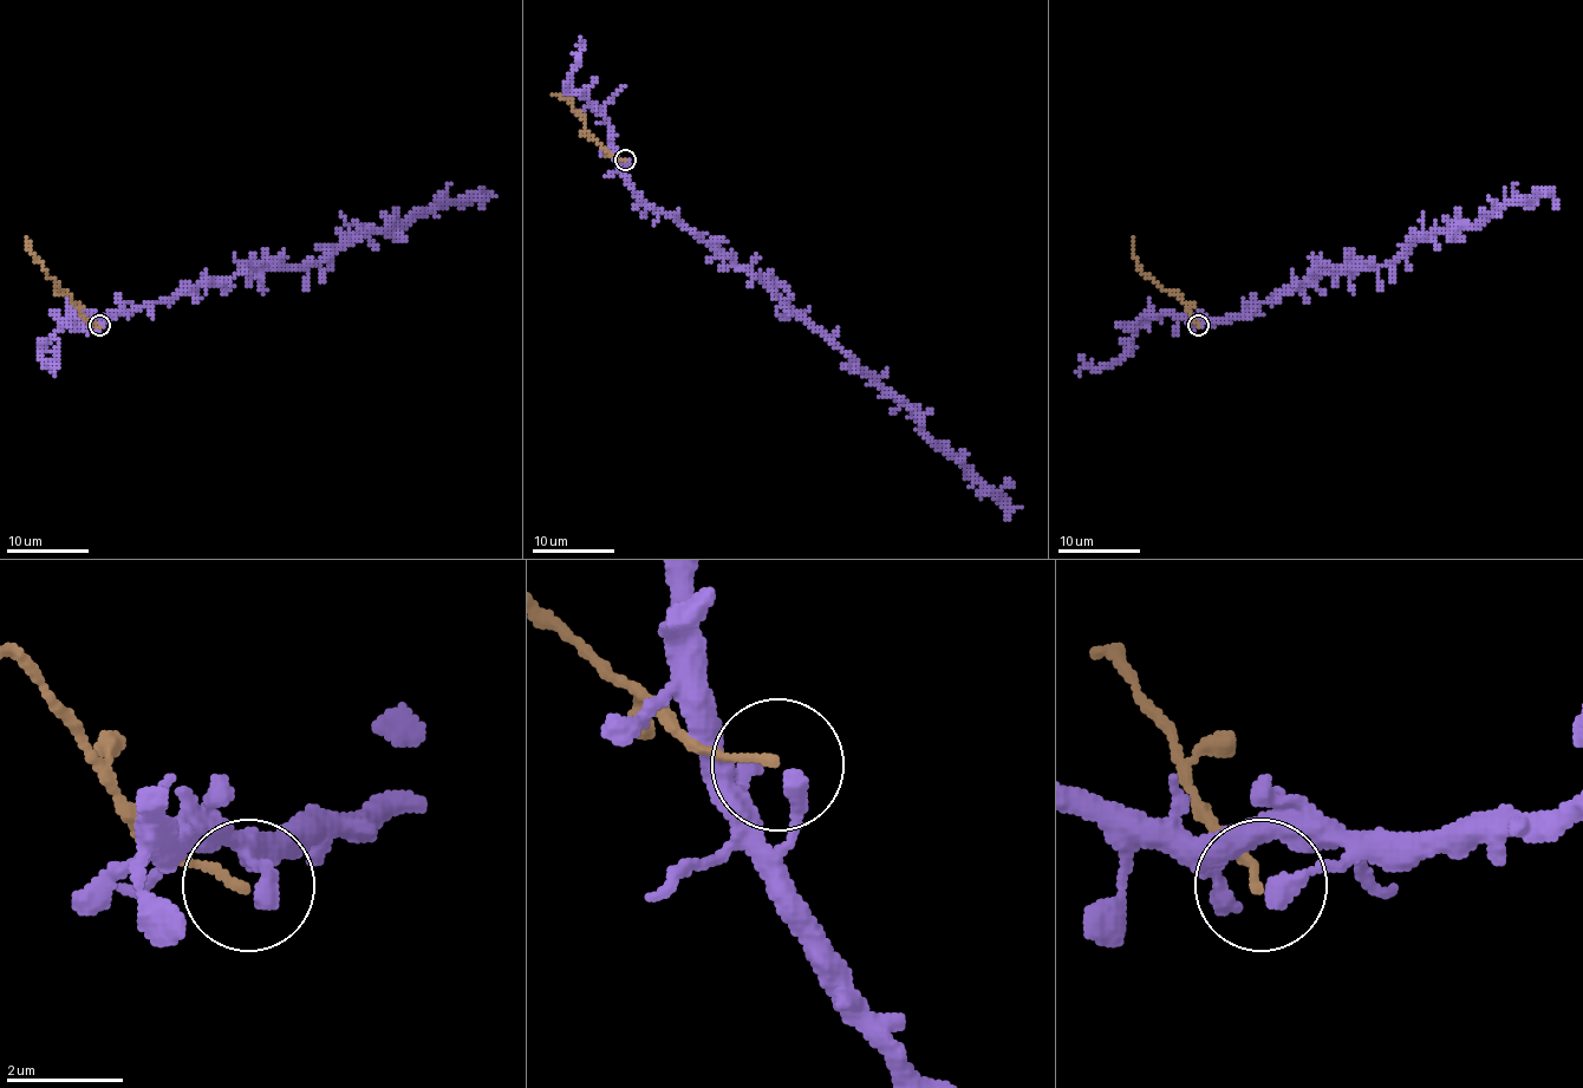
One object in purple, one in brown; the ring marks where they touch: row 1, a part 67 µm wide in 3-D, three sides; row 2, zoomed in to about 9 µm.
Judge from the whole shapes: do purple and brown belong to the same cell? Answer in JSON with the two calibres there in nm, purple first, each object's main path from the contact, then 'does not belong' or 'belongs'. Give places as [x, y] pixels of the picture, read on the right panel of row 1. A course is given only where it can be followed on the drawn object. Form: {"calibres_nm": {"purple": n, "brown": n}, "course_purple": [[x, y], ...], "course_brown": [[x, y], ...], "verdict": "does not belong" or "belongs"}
{"calibres_nm": {"purple": 340, "brown": 140}, "course_purple": [[1199, 326], [1242, 316], [1326, 271], [1389, 267], [1426, 236], [1477, 226], [1507, 206], [1549, 195], [1557, 207]], "course_brown": [[1197, 326], [1174, 293], [1157, 285], [1140, 268], [1134, 256], [1132, 236]], "verdict": "does not belong"}

